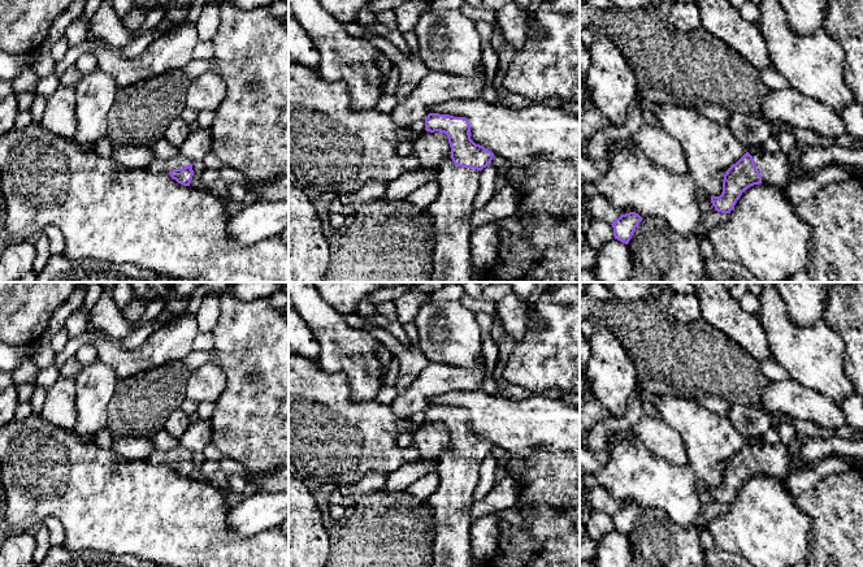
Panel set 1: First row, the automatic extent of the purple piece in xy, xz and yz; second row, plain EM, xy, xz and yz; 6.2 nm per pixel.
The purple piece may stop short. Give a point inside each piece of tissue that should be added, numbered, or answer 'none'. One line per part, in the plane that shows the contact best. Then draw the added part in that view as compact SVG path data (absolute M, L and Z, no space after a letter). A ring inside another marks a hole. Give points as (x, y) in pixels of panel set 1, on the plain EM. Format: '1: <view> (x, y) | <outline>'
1: xz (450, 503) | M452 451L444 453L438 462L438 489L426 499L434 519L432 567L473 567L470 549L470 506L480 479L481 462L461 459Z

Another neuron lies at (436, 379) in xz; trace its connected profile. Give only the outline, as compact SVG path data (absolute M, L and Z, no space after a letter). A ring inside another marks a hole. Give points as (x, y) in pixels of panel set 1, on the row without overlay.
M483 355L472 368L429 362L408 388L399 390L390 406L399 419L411 419L413 414L428 408L430 397L451 390L474 390L480 388L483 368Z

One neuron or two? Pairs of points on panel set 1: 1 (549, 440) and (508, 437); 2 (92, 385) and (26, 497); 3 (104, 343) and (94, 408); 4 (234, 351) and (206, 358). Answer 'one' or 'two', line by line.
1: one
2: two
3: two
4: two

